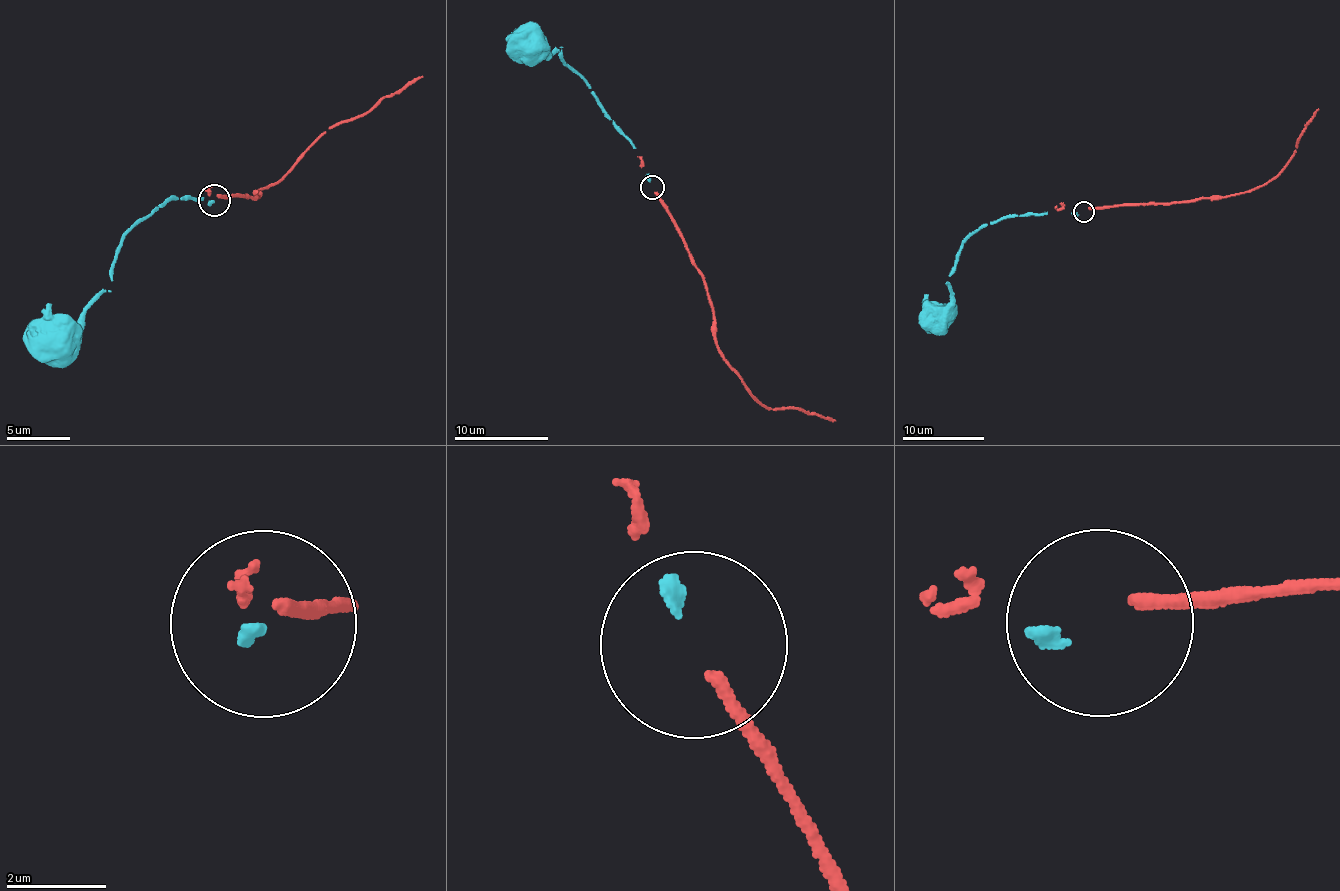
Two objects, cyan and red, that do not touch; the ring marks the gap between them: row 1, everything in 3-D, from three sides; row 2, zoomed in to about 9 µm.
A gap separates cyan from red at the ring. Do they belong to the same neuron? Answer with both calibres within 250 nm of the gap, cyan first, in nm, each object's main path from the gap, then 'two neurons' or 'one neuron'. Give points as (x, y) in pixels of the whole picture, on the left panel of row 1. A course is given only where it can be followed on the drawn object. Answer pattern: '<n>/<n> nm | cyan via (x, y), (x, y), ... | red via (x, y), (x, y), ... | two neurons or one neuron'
280/260 nm | cyan via (211, 204), (204, 197), (169, 197), (153, 207), (123, 240), (108, 289), (78, 321), (56, 329) | red via (217, 198), (256, 198), (260, 193), (253, 192), (284, 180), (328, 129), (368, 114), (382, 99), (423, 74) | two neurons

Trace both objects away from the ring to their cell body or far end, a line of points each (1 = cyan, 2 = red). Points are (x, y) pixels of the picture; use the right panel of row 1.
1: (1079, 214), (1003, 216), (983, 224), (960, 248), (959, 261), (947, 281), (952, 292), (950, 303), (941, 310)
2: (1089, 210), (1192, 202), (1199, 198), (1251, 191), (1266, 185), (1292, 157), (1318, 108)

